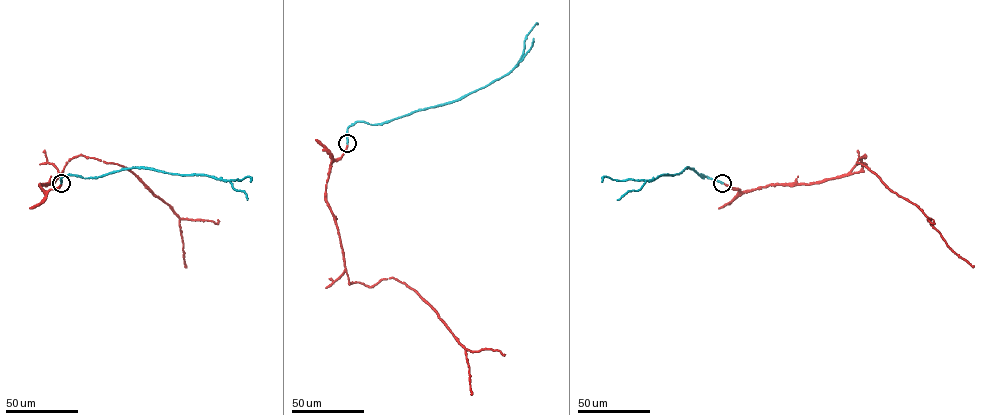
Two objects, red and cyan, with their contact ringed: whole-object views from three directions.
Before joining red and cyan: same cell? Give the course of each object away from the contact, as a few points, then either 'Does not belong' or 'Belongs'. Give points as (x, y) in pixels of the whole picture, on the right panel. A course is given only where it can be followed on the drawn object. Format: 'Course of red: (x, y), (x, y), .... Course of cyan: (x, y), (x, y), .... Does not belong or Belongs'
Course of red: (722, 183), (740, 191), (811, 184), (861, 171), (864, 155), (857, 163), (915, 204), (946, 243), (974, 266). Course of cyan: (722, 183), (700, 174), (703, 178), (689, 167), (652, 180), (605, 176), (602, 182). Belongs

